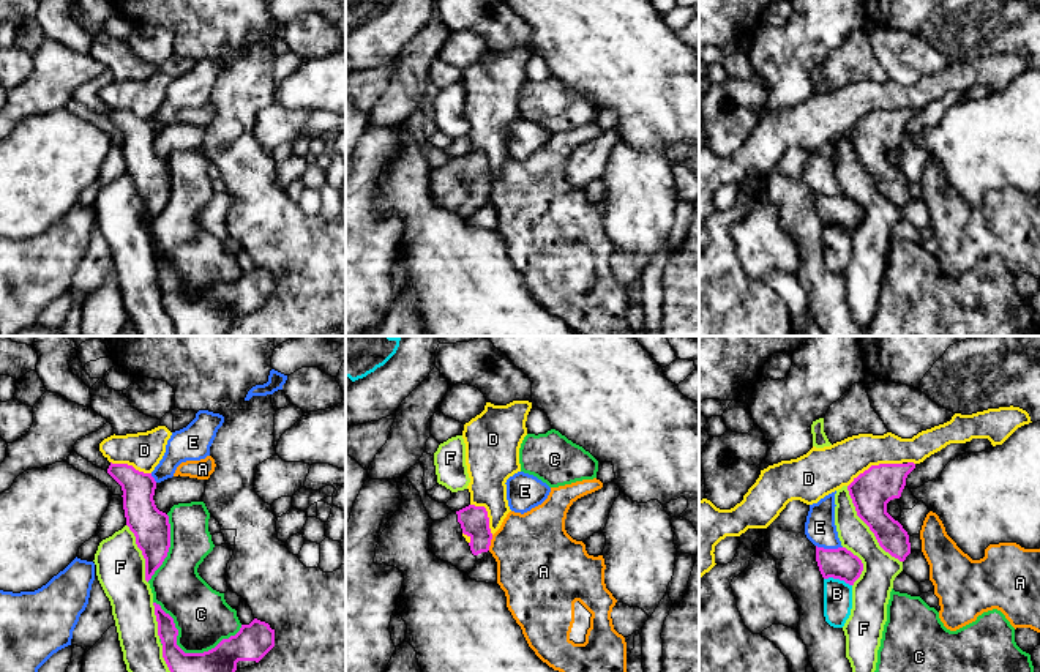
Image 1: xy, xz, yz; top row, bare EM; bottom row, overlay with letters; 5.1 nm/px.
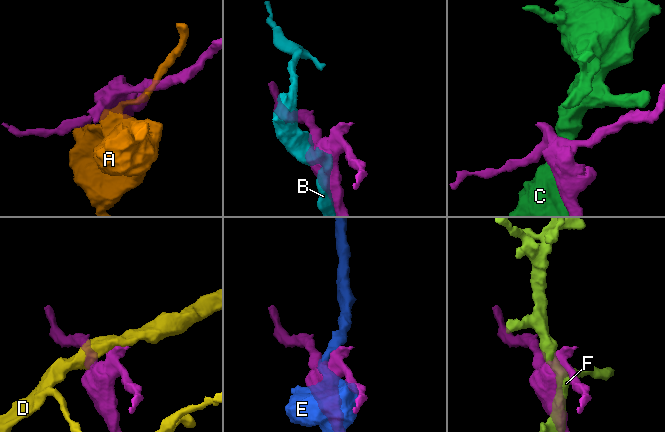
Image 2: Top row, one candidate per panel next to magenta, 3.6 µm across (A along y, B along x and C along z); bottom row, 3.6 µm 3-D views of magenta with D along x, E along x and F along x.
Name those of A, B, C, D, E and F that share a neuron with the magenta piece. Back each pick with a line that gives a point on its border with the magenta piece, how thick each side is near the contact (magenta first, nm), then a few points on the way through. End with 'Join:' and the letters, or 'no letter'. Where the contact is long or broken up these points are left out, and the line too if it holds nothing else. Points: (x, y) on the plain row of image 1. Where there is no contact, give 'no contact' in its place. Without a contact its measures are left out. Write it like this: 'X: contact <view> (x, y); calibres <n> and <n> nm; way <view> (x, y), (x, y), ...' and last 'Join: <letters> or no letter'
Join: no letter

